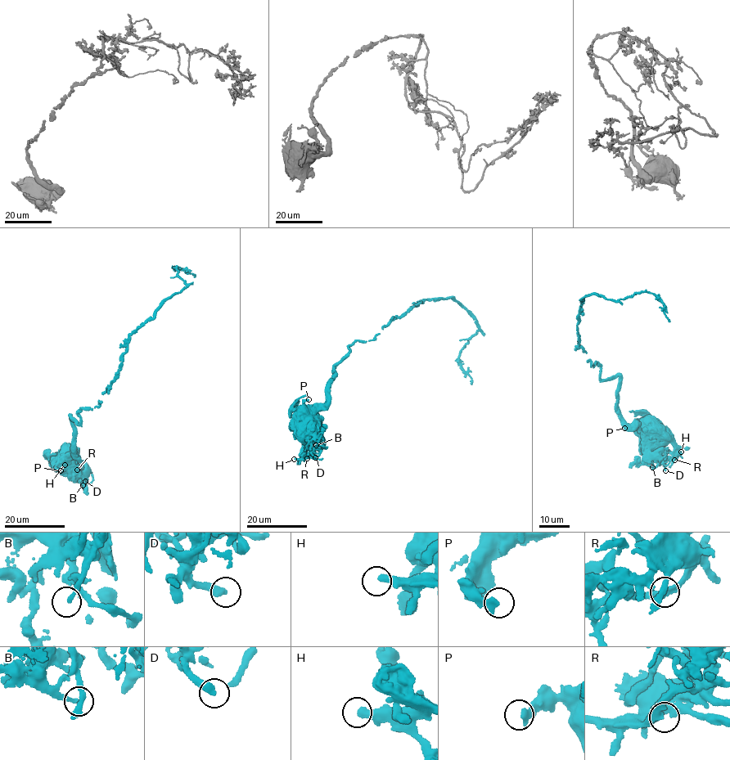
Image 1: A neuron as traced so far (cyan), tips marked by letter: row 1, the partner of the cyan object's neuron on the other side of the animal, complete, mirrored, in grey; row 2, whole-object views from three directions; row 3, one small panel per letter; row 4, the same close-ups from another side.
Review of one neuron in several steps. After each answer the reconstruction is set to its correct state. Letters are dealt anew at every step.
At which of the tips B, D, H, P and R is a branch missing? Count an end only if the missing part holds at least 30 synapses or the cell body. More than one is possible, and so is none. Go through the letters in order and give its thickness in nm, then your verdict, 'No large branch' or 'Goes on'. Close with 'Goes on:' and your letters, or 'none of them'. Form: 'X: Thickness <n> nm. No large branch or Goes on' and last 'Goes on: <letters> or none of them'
B: Thickness 190 nm. No large branch
D: Thickness 400 nm. No large branch
H: Thickness 400 nm. No large branch
P: Thickness 320 nm. No large branch
R: Thickness 320 nm. No large branch
Goes on: none of them

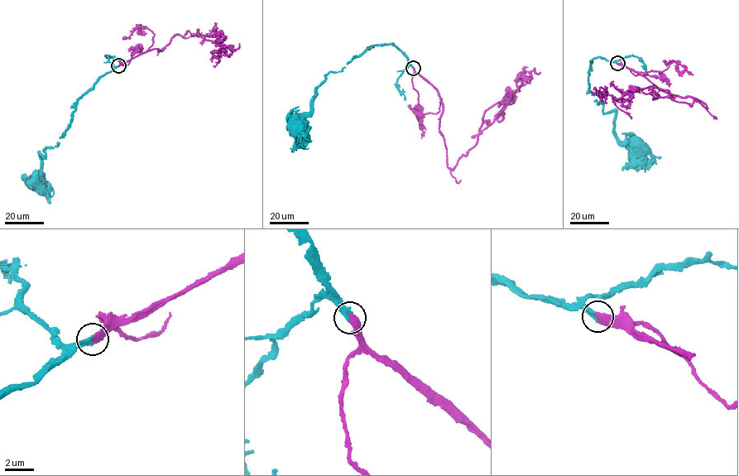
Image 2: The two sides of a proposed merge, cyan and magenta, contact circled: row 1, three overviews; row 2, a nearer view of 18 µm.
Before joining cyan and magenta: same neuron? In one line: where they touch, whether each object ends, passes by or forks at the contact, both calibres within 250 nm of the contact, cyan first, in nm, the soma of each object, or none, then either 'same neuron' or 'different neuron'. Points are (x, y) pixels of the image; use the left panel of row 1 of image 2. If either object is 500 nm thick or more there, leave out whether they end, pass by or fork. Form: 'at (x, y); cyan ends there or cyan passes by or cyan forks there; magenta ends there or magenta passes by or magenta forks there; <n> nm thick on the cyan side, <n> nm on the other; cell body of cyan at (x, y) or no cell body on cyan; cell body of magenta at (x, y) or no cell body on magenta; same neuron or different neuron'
at (118, 65); cyan ends there; magenta ends there; 420 nm thick on the cyan side, 420 nm on the other; no cell body on cyan; no cell body on magenta; same neuron

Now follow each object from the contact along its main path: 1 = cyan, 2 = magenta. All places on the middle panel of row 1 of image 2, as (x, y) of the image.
1: (413, 68), (392, 44), (372, 46), (341, 70), (329, 71), (316, 88), (304, 118), (300, 141), (308, 148)
2: (413, 68), (439, 95), (449, 169), (513, 95), (504, 96), (508, 89), (510, 99), (499, 113)

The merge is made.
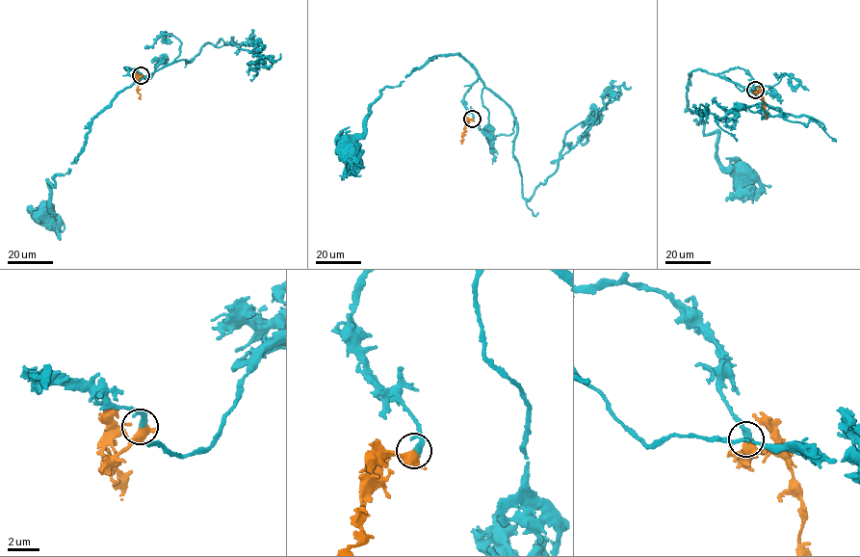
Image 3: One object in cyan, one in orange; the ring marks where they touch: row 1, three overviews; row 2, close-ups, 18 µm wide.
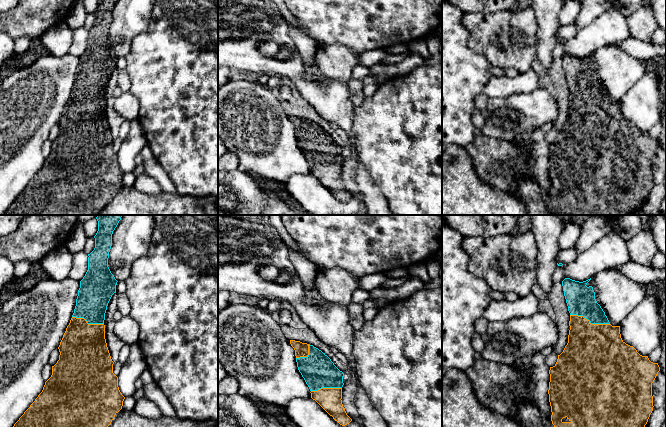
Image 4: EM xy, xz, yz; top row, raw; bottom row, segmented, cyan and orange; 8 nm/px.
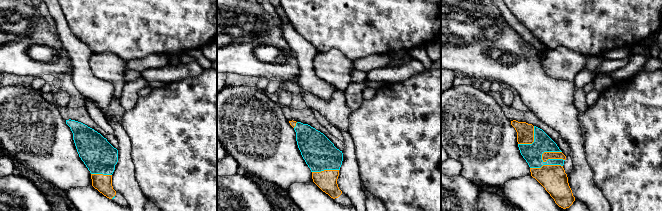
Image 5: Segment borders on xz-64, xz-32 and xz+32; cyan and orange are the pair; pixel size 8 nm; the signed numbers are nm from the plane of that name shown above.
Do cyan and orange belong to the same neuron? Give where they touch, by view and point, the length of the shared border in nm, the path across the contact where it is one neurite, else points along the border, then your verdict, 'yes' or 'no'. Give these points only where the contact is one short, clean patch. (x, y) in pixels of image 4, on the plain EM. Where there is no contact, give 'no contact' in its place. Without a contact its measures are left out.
contact yz (590, 98); length 340 nm; yes

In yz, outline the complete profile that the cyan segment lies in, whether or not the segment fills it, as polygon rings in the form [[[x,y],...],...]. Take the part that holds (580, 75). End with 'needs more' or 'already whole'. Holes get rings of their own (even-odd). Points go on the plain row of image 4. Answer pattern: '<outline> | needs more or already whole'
[[[565,54],[562,57],[564,72],[570,89],[569,97],[569,111],[568,119],[563,128],[558,131],[556,140],[550,143],[550,158],[549,158],[549,178],[551,182],[551,197],[554,201],[553,207],[561,215],[628,215],[637,210],[641,210],[643,204],[648,198],[650,190],[653,187],[653,172],[652,172],[652,159],[654,158],[660,143],[658,139],[653,139],[649,136],[648,132],[640,131],[637,126],[626,120],[620,110],[620,102],[612,102],[605,91],[605,88],[595,75],[595,68],[592,62],[587,63],[587,59],[591,56],[588,55],[583,58],[575,57],[570,54]]] | needs more

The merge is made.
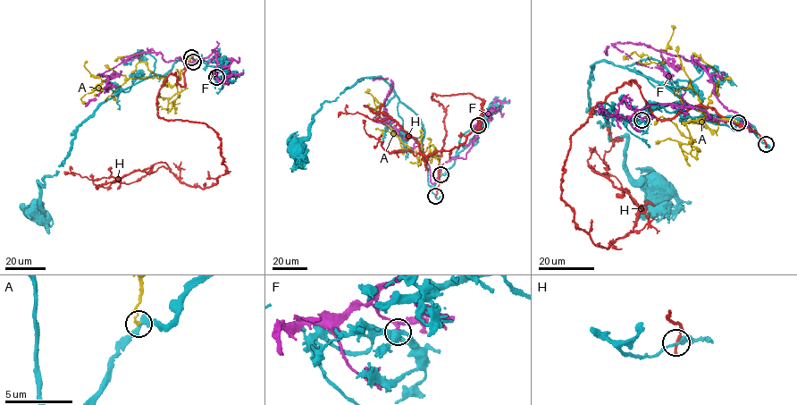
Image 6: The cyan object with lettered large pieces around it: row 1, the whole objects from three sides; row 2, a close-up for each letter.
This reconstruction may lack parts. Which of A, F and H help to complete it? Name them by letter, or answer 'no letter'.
no letter

